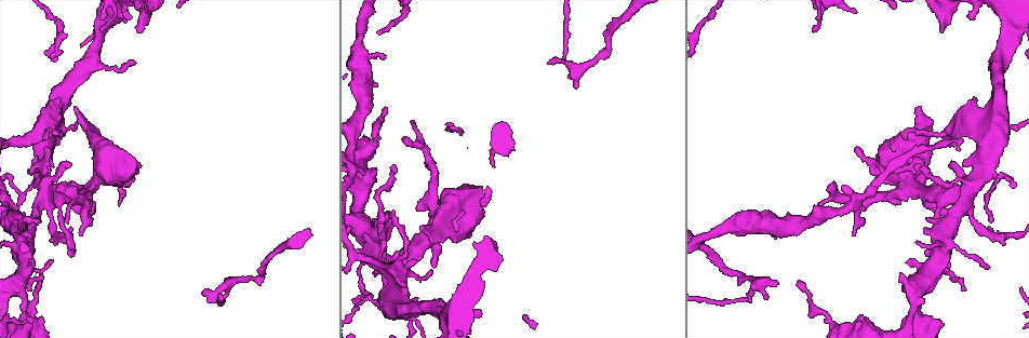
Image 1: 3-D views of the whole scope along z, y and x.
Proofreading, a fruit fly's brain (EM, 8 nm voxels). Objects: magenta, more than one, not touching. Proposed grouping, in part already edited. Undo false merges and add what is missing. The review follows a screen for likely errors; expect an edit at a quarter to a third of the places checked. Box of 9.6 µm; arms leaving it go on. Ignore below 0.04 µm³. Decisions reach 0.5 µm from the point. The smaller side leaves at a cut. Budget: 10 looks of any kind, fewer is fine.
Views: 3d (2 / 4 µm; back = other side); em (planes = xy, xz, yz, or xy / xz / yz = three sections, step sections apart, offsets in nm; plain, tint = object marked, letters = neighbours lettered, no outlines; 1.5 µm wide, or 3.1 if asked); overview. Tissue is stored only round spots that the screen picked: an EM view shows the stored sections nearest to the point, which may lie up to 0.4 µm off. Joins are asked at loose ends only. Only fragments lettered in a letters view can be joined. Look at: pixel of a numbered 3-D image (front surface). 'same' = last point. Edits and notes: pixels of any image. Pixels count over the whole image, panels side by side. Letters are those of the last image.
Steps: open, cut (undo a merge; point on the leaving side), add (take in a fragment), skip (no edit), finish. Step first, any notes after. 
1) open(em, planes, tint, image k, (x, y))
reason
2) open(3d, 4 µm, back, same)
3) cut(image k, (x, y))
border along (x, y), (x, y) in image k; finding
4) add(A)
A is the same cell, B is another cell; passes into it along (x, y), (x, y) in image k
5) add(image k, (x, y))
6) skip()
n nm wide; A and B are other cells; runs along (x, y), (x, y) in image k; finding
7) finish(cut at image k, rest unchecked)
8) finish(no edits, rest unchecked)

open(em, planes, letters, image 1, (564, 45))

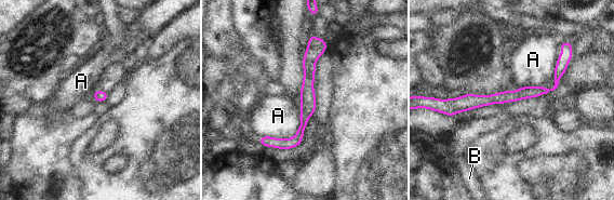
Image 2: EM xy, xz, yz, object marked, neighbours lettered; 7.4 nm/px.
skip()
A and B are other cells; all the same cell

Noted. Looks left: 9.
open(em, planes, letters, image 1, (924, 253))

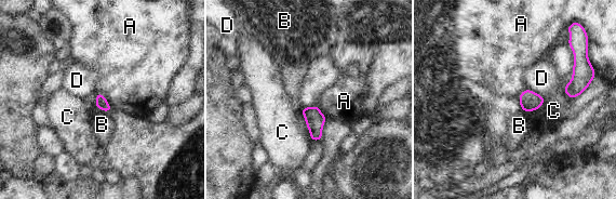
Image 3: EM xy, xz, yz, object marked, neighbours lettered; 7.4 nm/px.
skip()
C touches over 220 nm; A, B, C and D are other cells; border along (95, 92), (99, 92), (112, 108) in image 3; no lettered fragment goes on from it

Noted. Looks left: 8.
open(em, xy, step 4, tint, image 1, (986, 175))
thick turns thin

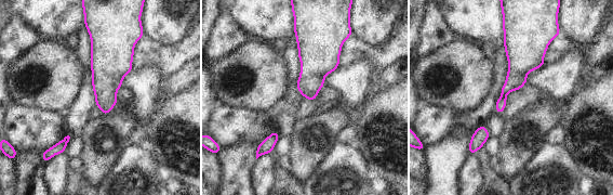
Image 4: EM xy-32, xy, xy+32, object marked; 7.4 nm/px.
open(em, planes, letters, same)
another direction

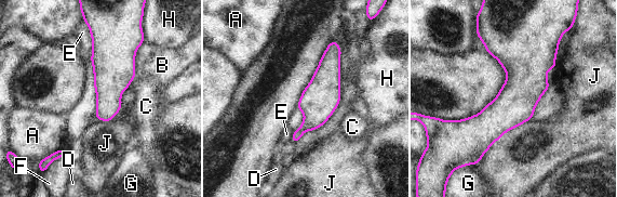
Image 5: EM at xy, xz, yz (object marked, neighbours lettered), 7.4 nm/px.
skip()
A, B, C, D, E, F, G, H and J are other cells; runs along (506, 38), (513, 101), (479, 155) in image 5; continuous, no second cell

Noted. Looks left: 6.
open(3d, 2 µm, image 1, (133, 65))
tapers out

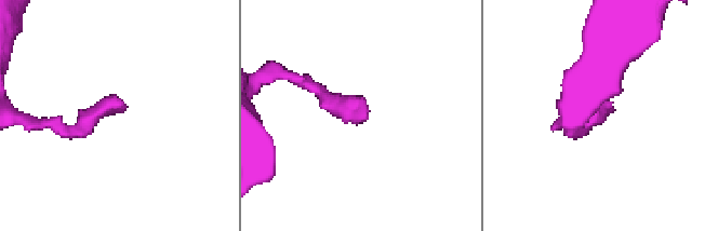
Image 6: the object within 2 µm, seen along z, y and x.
open(em, planes, tint, image 6, (366, 114))

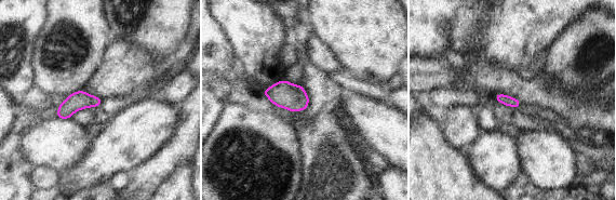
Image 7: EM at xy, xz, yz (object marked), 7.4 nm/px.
open(em, planes, letters, same)
see the neighbours

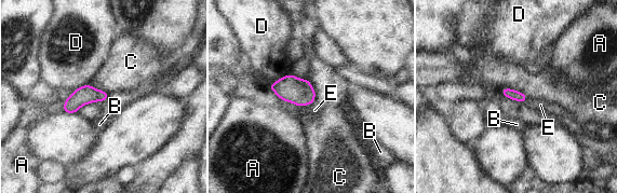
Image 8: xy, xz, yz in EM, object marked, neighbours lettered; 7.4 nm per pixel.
skip()
C touches over 220 nm; A, B, C, D and E are other cells; border along (500, 88), (514, 88), (527, 97) in image 8; no lettered fragment goes on from it

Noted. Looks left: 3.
finish(no edits, rest unchecked)

